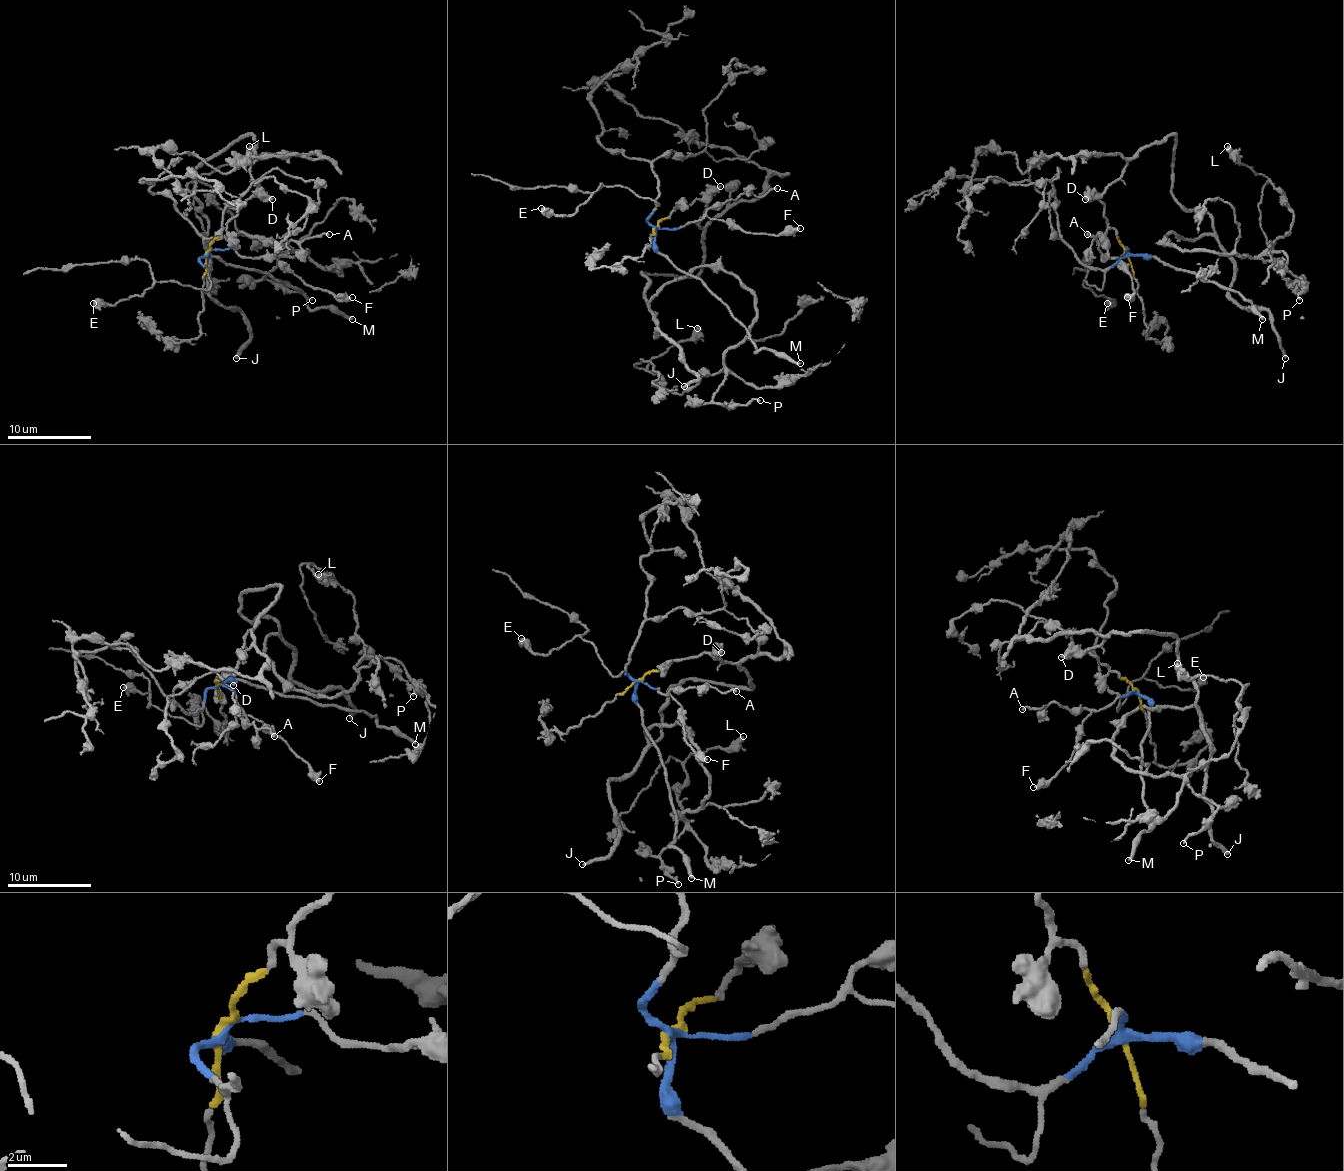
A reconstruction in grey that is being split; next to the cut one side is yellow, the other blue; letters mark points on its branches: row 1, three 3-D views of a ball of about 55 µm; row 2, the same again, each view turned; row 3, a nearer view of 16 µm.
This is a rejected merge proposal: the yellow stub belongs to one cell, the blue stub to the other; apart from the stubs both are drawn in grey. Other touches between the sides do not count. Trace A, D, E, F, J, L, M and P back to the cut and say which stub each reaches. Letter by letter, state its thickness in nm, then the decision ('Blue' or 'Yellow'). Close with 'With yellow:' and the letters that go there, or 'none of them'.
A: Thickness 200 nm. Blue
D: Thickness 460 nm. Yellow
E: Thickness 650 nm. Blue
F: Thickness 400 nm. Blue
J: Thickness 320 nm. Yellow
L: Thickness 500 nm. Yellow
M: Thickness 280 nm. Blue
P: Thickness 200 nm. Yellow
With yellow: D, J, L, P

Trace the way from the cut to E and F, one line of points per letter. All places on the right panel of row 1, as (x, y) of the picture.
E: (1126, 253), (1105, 272), (1101, 289), (1084, 282), (1097, 295), (1114, 301), (1114, 305), (1107, 303)
F: (1126, 253), (1128, 249), (1116, 257), (1134, 291), (1126, 297)

